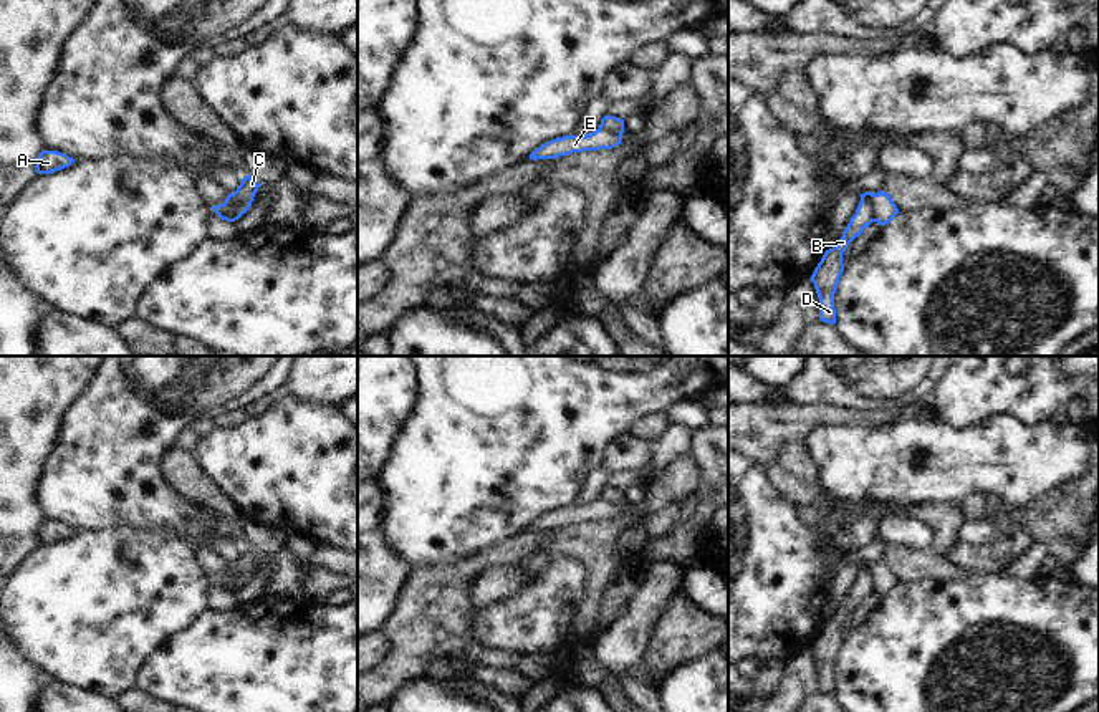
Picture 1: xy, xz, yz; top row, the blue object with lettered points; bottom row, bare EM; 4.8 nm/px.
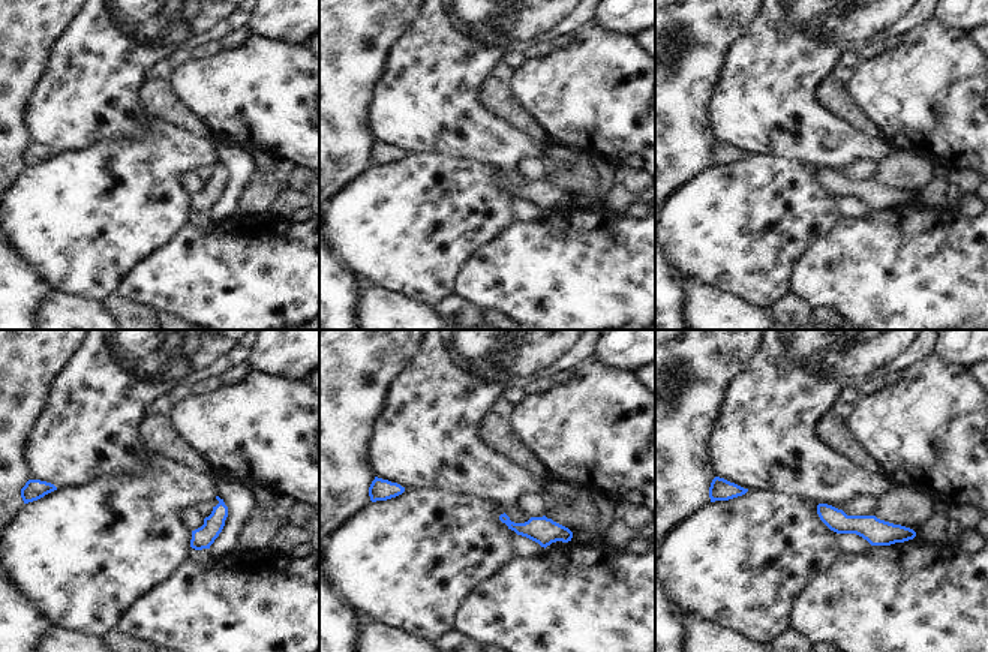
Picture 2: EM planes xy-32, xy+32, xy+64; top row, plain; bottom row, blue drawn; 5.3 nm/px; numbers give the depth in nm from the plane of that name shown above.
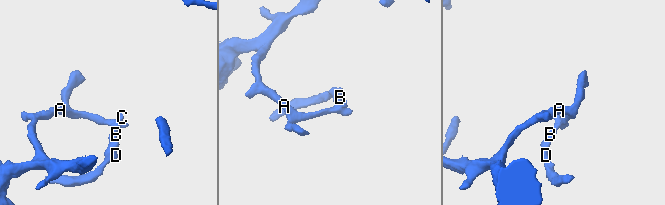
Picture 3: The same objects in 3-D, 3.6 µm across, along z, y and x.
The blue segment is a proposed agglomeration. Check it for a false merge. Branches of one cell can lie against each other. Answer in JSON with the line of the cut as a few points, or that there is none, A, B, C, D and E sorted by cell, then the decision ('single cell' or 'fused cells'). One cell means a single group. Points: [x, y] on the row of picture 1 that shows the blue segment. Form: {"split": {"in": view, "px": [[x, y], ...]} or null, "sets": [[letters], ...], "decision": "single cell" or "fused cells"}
{"split": {"in": "yz", "px": [[873, 194], [876, 221]]}, "sets": [["A", "E"], ["B", "C", "D"]], "decision": "fused cells"}

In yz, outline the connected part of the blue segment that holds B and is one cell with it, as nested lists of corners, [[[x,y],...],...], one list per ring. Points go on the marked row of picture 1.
[[[872,192],[861,194],[861,202],[856,209],[856,214],[851,217],[851,222],[844,229],[842,237],[833,248],[824,252],[821,262],[809,278],[814,283],[819,298],[819,321],[836,325],[834,293],[844,272],[842,253],[866,227],[876,222],[872,202]]]

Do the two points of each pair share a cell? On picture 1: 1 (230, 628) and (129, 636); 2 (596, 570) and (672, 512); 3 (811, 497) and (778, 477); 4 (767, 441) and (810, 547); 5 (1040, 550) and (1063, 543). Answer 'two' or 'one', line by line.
1: two
2: two
3: one
4: two
5: two

